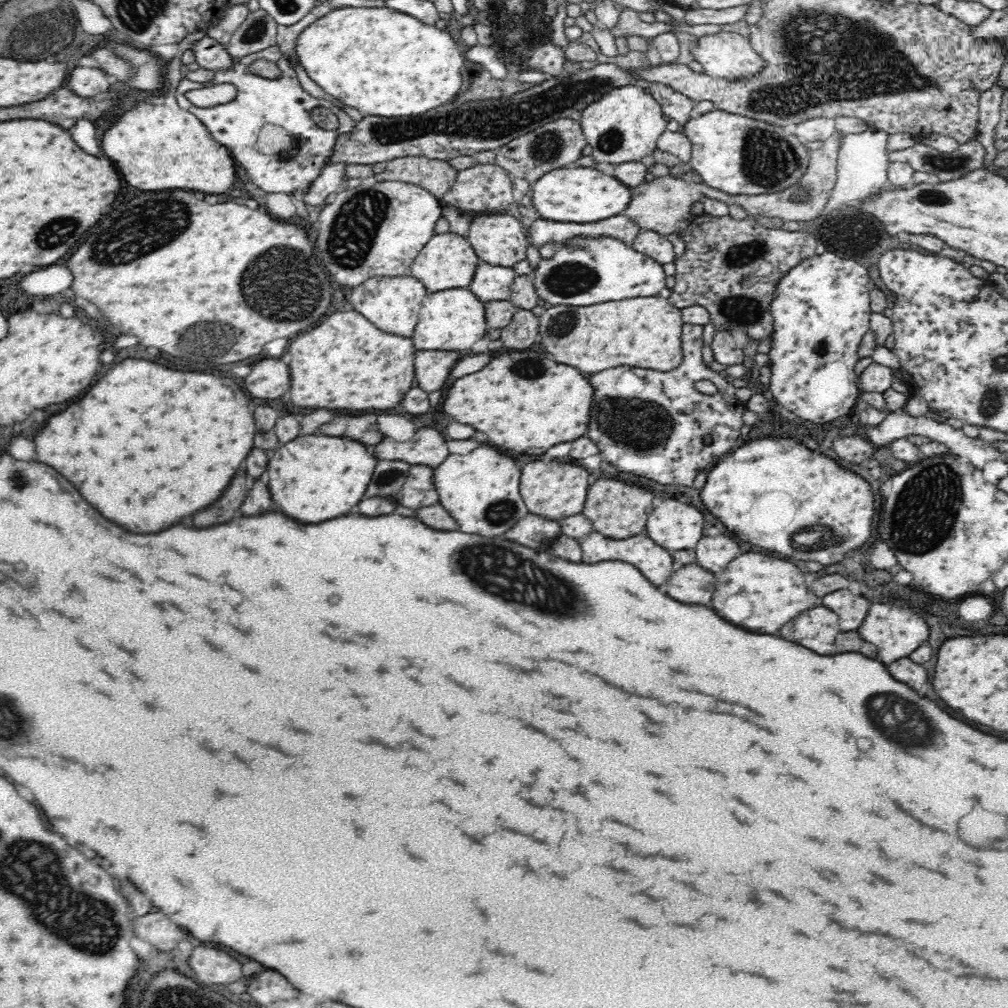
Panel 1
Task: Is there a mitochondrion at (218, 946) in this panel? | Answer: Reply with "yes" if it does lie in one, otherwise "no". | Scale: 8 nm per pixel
no

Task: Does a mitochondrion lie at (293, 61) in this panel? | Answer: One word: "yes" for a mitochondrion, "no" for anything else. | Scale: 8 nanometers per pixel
no

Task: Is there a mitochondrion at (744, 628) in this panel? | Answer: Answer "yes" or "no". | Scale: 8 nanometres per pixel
no

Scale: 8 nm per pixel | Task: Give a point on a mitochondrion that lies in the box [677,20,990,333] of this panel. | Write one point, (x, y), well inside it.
(767, 161)

